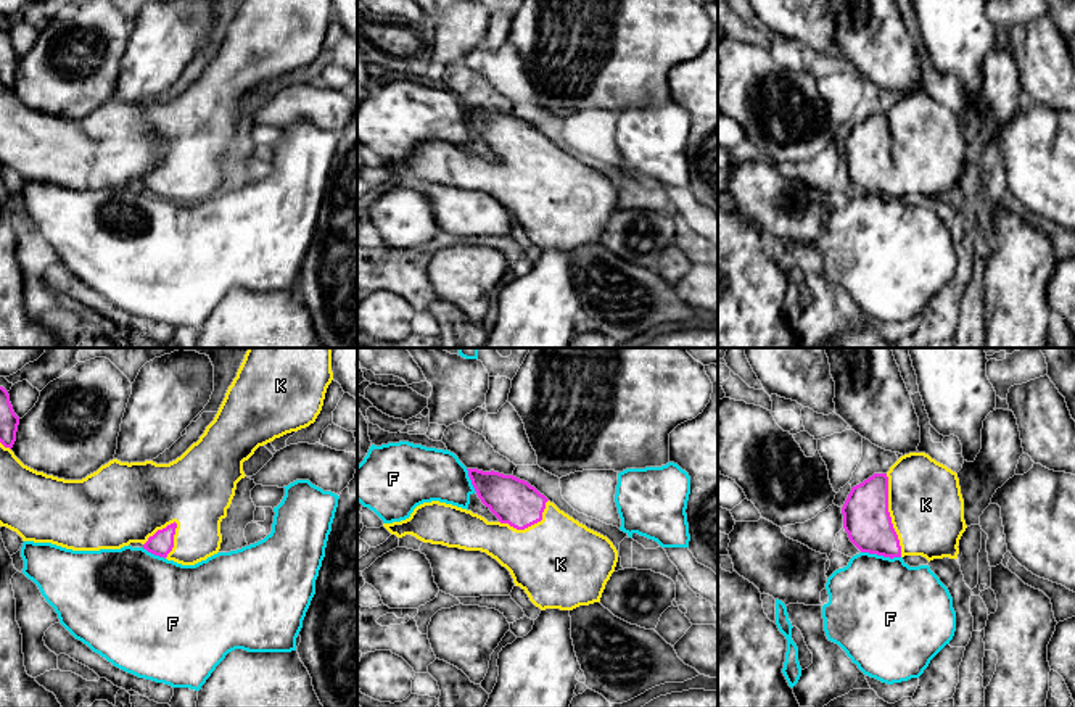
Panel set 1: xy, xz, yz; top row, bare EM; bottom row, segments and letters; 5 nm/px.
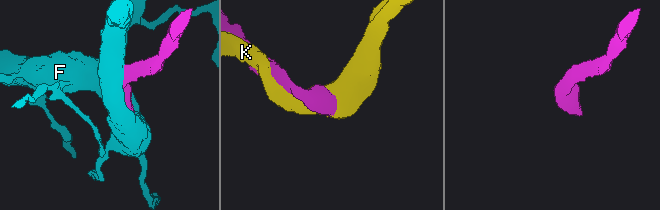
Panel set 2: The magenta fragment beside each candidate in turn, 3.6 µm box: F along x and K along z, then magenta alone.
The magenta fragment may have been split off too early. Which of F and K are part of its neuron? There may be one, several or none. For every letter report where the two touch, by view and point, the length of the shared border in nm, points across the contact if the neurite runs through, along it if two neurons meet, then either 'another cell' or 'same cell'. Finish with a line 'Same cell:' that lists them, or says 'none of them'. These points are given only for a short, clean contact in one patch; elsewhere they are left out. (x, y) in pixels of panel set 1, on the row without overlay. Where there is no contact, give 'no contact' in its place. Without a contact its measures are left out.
F: meets magenta in yz at (881, 194); contact 200 nm long; another cell
K: meets magenta in yz at (889, 155); contact 420 nm long; same cell
Same cell: K

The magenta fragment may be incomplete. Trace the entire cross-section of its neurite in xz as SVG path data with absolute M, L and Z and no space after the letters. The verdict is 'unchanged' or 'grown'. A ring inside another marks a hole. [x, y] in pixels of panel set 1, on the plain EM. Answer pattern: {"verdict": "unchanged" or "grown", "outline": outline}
{"verdict": "grown", "outline": "M467 110L478 137L499 158L497 161L488 161L452 143L431 140L417 145L409 158L383 166L397 177L412 174L423 182L486 192L510 211L515 225L520 225L541 250L573 250L600 242L618 201L618 190L607 176L560 150L525 119L494 110Z"}

